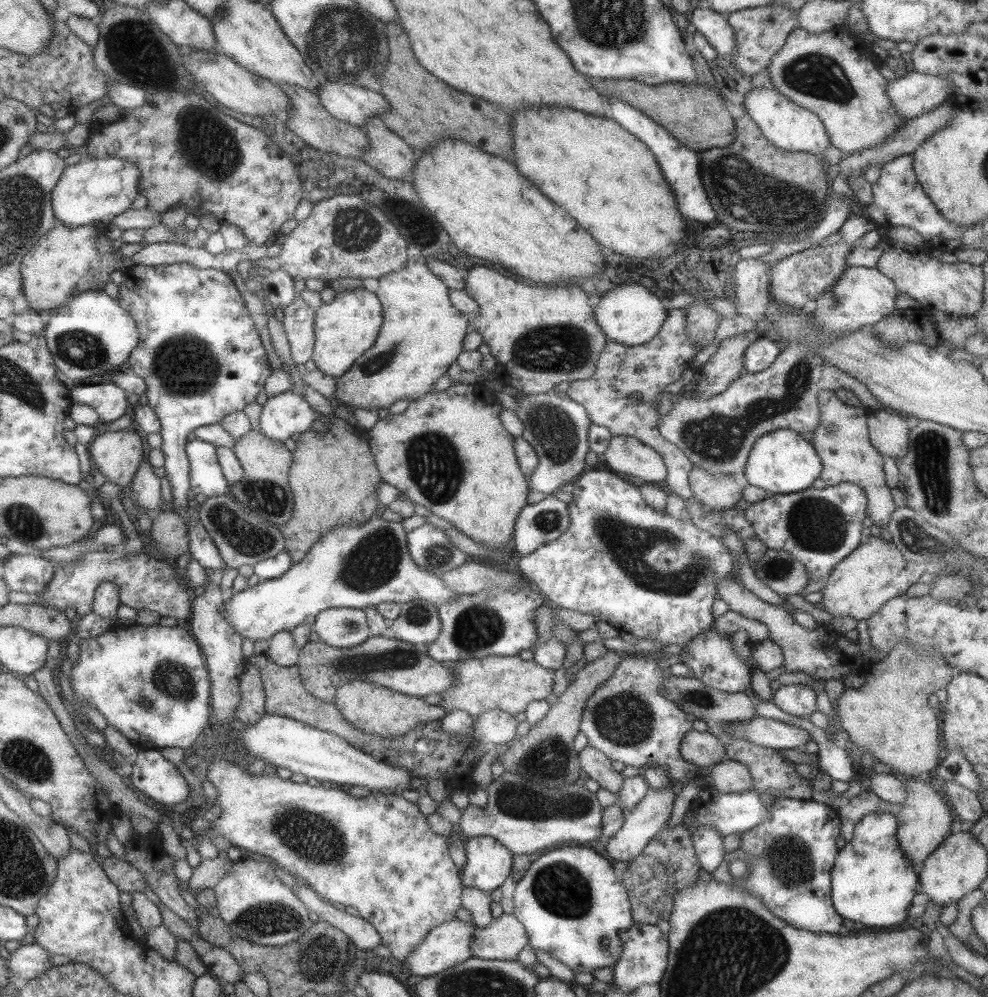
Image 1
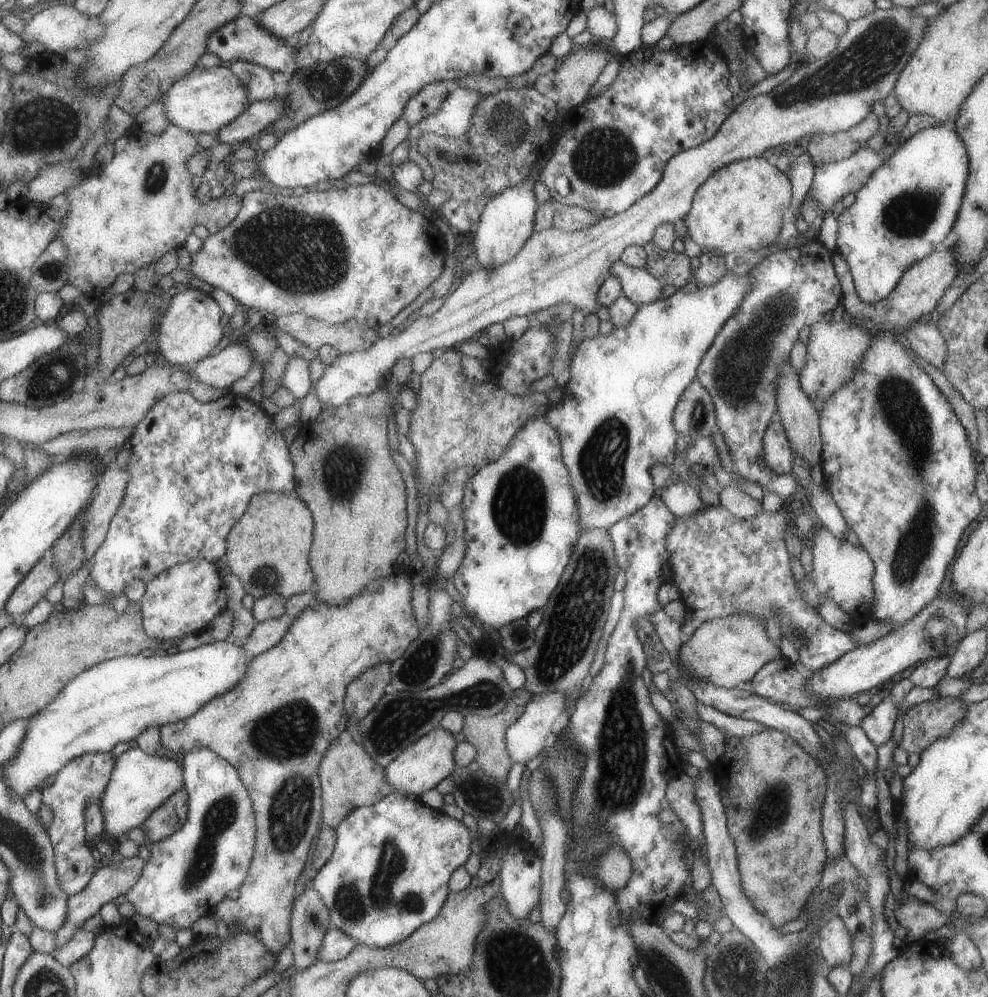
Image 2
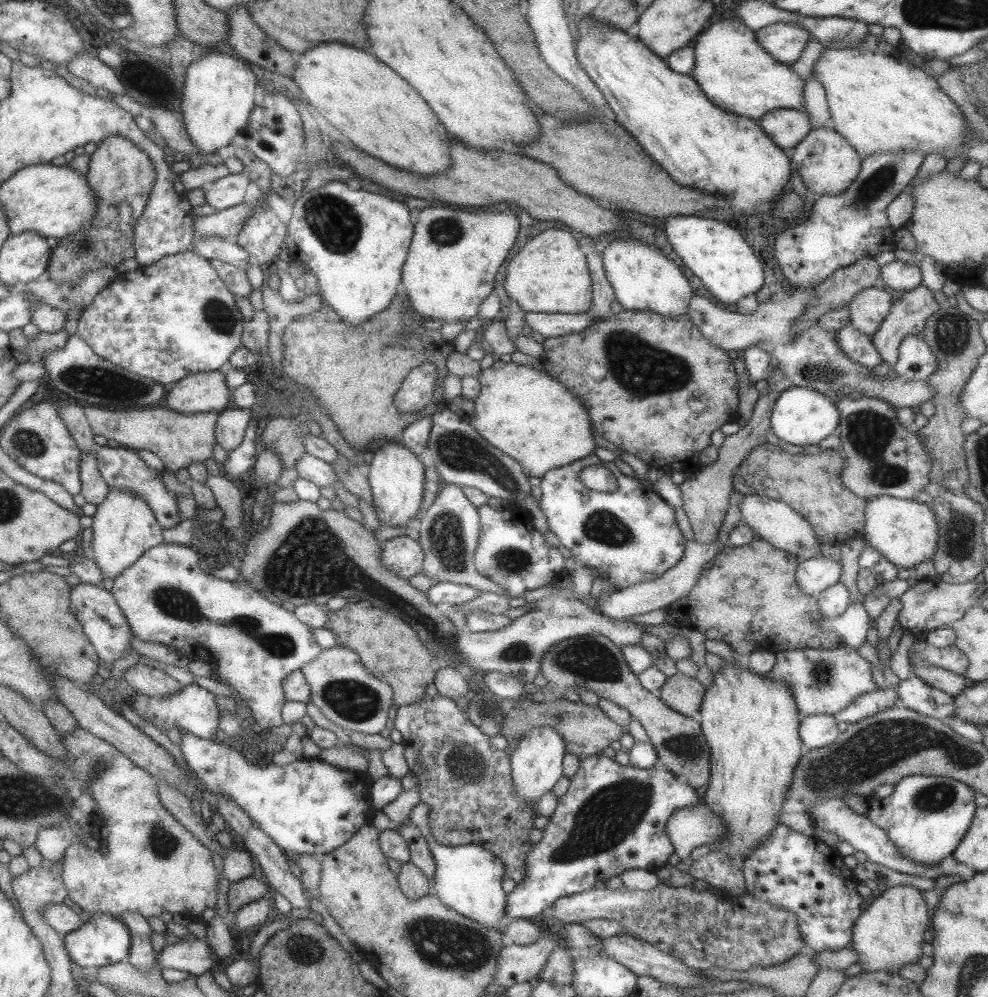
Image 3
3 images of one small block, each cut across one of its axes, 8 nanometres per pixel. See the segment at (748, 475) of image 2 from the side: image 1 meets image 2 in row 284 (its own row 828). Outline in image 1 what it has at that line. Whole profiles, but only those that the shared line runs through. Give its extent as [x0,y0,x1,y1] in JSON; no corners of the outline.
[732,798,843,934]

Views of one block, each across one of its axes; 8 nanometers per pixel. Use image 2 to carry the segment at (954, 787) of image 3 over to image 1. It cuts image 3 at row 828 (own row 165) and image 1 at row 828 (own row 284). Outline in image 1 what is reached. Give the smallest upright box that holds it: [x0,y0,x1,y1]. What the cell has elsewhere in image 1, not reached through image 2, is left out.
[830,813,917,927]

